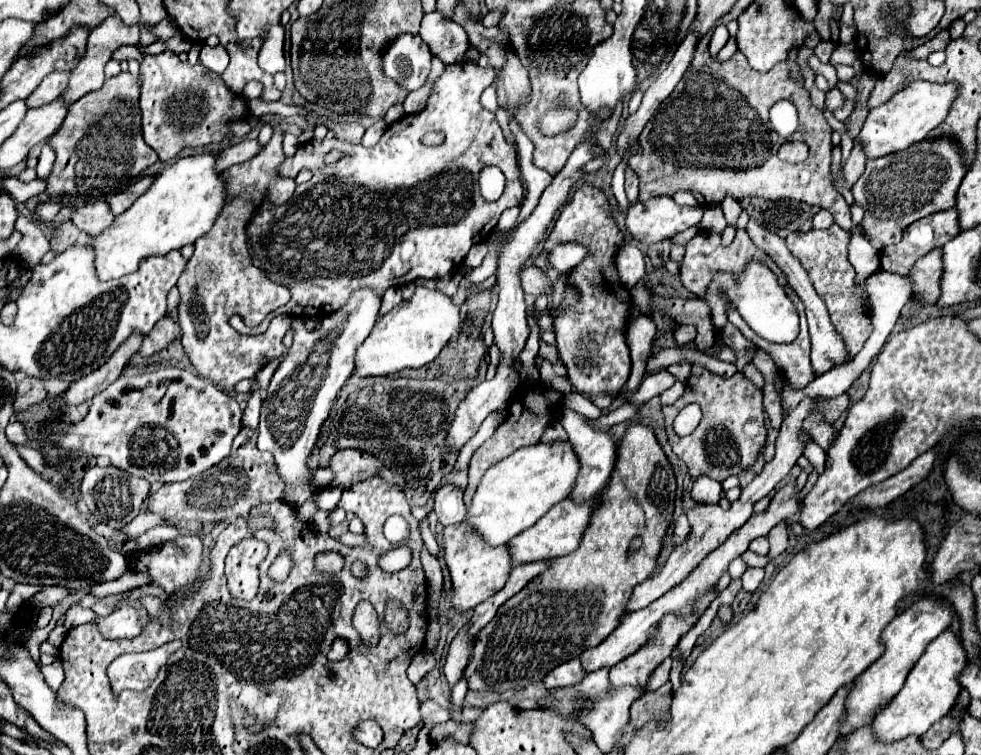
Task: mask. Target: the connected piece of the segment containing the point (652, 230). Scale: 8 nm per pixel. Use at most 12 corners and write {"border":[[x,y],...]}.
{"border":[[669,196],[633,204],[625,226],[651,246],[697,226],[701,206]]}

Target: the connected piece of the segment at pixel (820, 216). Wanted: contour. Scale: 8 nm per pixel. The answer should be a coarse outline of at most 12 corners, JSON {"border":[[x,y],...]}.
{"border":[[819,210],[813,220],[813,228],[829,228],[833,216],[827,210]]}

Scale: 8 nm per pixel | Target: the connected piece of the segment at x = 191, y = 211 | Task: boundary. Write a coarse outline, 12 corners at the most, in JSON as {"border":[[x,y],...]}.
{"border":[[209,150],[179,158],[89,238],[99,280],[205,236],[227,200]]}

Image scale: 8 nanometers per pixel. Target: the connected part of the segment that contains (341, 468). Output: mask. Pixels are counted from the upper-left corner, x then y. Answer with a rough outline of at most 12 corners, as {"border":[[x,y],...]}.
{"border":[[371,452],[333,454],[329,486],[351,488],[385,468]]}

